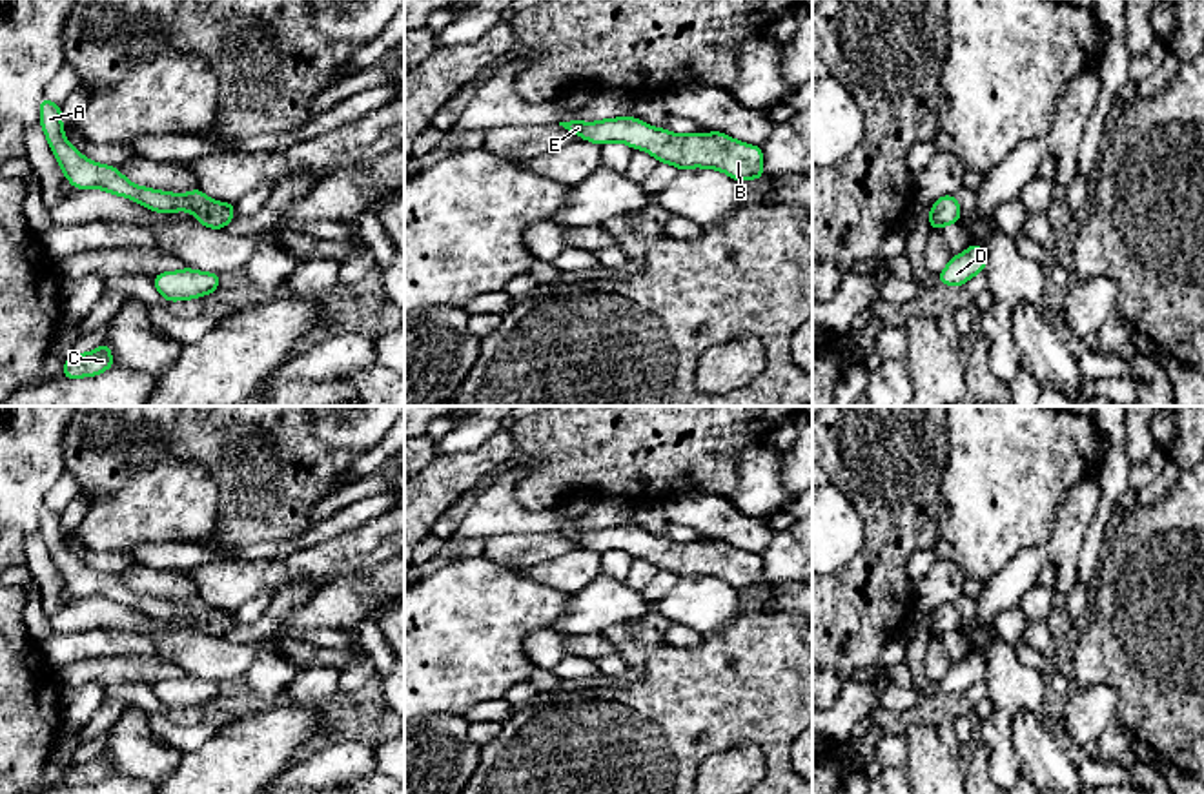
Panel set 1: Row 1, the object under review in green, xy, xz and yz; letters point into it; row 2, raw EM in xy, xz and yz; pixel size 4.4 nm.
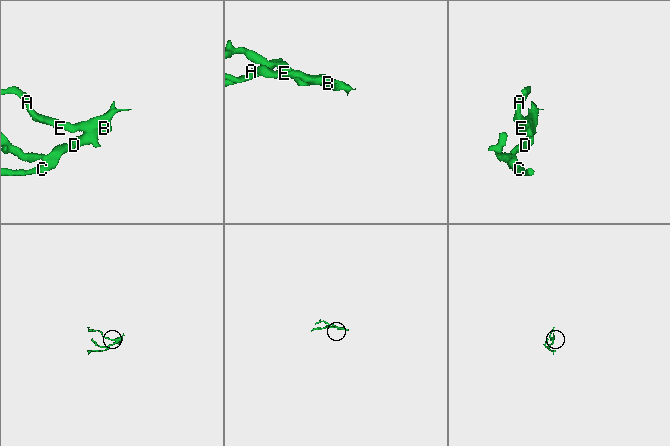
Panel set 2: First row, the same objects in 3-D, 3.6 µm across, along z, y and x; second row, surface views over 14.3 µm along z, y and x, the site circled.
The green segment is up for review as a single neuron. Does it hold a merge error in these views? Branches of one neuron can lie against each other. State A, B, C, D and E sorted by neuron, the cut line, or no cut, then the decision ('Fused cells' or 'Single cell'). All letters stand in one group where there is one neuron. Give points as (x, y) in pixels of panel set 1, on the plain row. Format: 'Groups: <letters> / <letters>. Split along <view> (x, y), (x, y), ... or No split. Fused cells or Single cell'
Groups: A B C D E. No split. Single cell

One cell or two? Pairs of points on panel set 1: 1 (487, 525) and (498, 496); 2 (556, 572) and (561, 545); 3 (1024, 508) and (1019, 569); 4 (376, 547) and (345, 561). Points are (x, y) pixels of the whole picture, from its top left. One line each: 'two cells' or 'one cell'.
1: one cell
2: two cells
3: two cells
4: one cell

